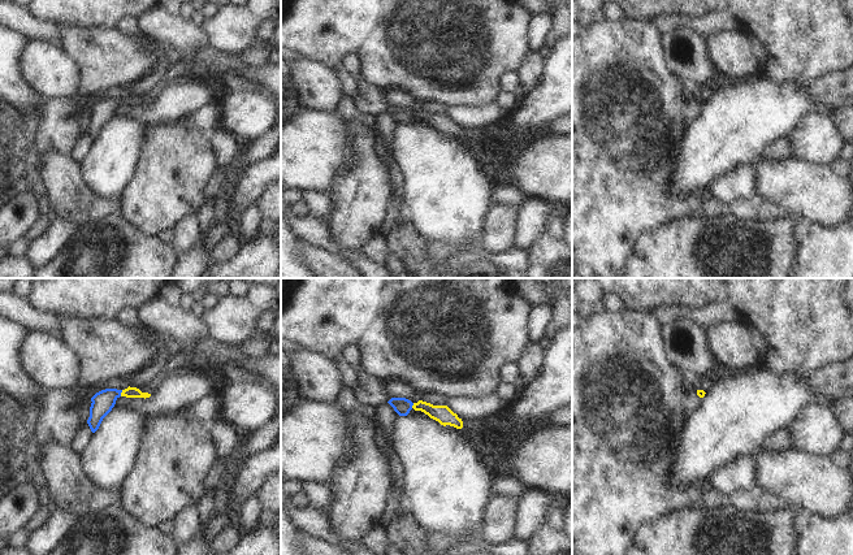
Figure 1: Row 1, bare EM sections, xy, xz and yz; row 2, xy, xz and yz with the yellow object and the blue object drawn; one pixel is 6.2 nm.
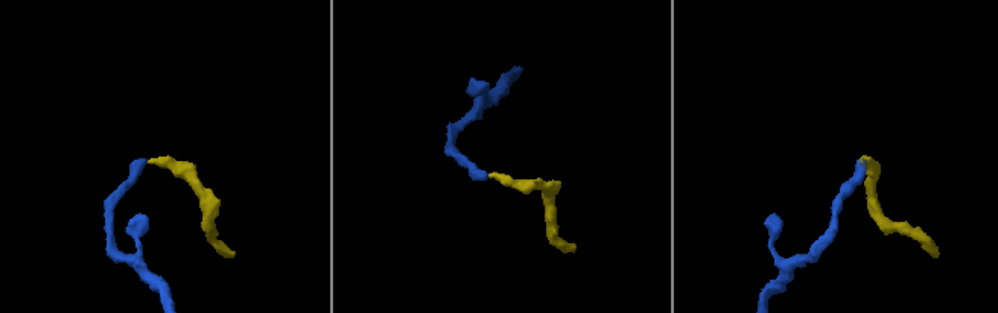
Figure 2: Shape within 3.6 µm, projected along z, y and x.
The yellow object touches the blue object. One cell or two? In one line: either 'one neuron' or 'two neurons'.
one neuron

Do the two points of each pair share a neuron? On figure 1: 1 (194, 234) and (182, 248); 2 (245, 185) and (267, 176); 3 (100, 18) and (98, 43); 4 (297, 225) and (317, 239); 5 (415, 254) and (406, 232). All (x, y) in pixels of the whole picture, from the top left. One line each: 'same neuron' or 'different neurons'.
1: same neuron
2: same neuron
3: different neurons
4: same neuron
5: same neuron

